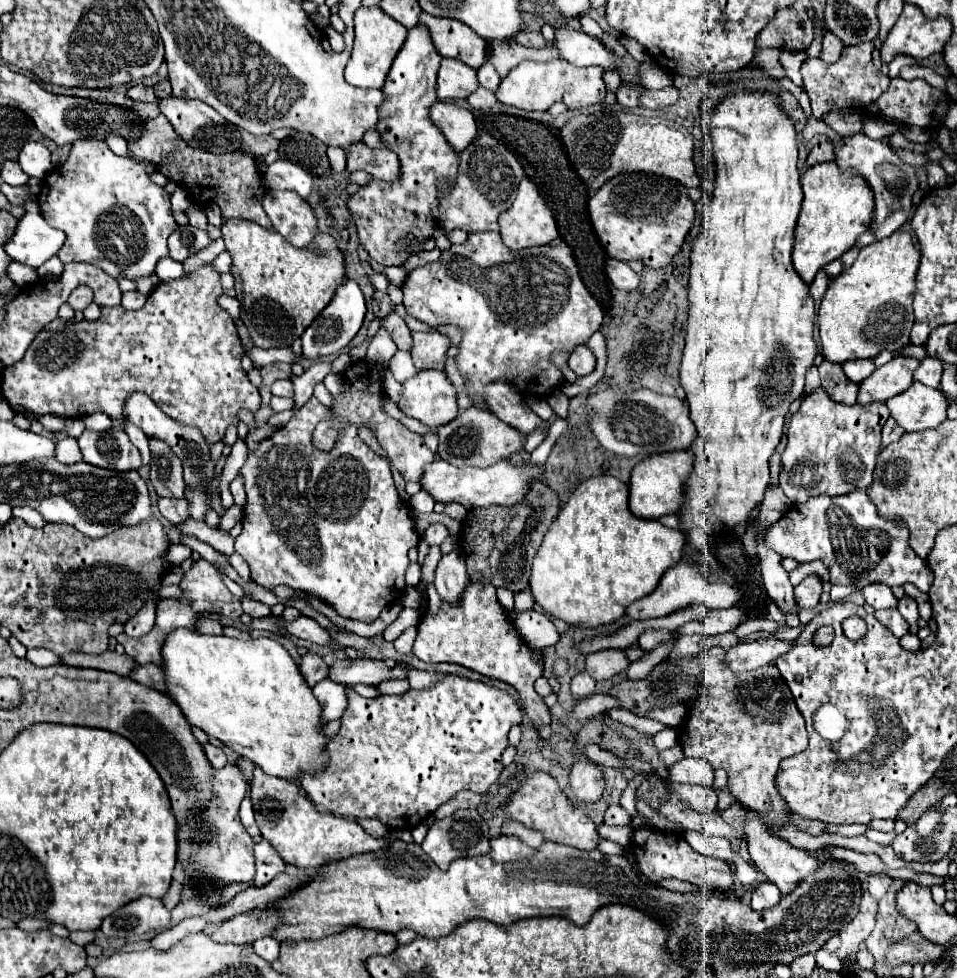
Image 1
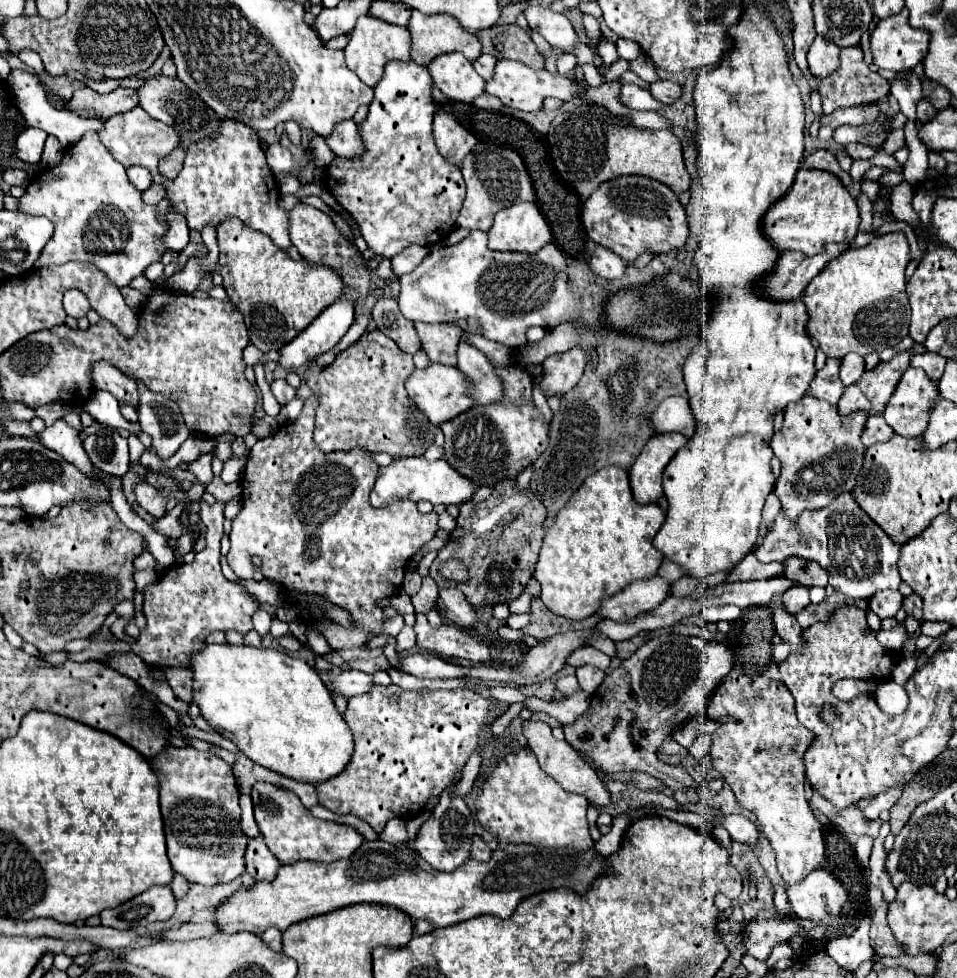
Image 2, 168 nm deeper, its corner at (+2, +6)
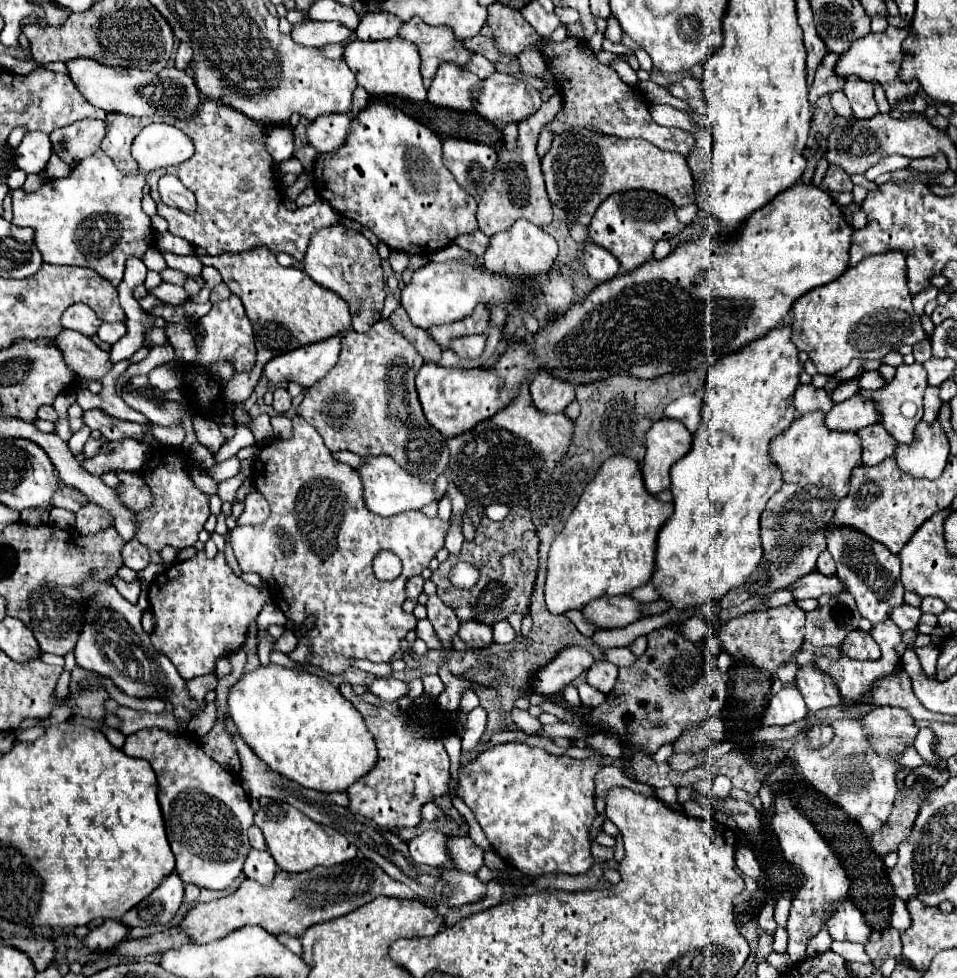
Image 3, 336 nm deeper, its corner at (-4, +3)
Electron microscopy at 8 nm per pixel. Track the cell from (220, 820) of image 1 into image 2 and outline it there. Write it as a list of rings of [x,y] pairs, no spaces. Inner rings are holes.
[[[166,746],[164,752],[148,758],[148,762],[160,782],[160,808],[174,872],[202,886],[216,886],[238,878],[244,872],[248,838],[240,830],[240,792],[232,768],[212,752],[200,752],[192,746]]]

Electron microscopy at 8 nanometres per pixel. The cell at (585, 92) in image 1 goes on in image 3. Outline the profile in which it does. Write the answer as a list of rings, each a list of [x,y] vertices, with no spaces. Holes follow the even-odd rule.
[[[494,73],[482,81],[482,93],[478,95],[476,111],[492,121],[496,127],[504,127],[510,121],[522,121],[540,109],[540,89],[528,81],[506,73]]]

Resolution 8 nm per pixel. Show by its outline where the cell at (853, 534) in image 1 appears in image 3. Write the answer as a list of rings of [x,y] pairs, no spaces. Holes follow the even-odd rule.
[[[834,523],[826,529],[826,545],[836,561],[836,575],[840,581],[846,581],[846,593],[856,599],[860,615],[870,623],[886,621],[890,609],[904,601],[900,557],[890,553],[884,545],[878,545],[878,541],[870,541],[866,533],[858,533],[856,529],[834,529]]]

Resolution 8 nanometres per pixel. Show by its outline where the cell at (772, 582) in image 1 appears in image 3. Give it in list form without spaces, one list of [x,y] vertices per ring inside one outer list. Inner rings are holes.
[[[804,647],[794,655],[796,665],[798,665],[796,685],[804,697],[810,713],[814,713],[816,709],[824,709],[824,707],[842,703],[834,681],[830,681],[830,677],[826,677],[826,673],[822,673],[822,669],[818,669],[818,665],[814,665],[814,657],[816,657],[816,653],[810,649],[804,649]]]

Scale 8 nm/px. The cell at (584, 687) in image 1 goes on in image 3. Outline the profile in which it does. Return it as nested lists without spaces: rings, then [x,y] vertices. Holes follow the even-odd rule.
[[[596,661],[586,673],[588,683],[602,693],[612,691],[612,687],[616,683],[616,677],[618,677],[618,667],[614,663],[608,663],[608,661]]]

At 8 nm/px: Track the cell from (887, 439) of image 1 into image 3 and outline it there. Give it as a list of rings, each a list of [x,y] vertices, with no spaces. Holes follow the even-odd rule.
[[[880,423],[860,429],[858,435],[862,439],[862,463],[864,465],[876,465],[886,457],[892,457],[894,449],[898,447],[894,437],[890,437],[890,433],[886,433],[886,429],[882,429]]]

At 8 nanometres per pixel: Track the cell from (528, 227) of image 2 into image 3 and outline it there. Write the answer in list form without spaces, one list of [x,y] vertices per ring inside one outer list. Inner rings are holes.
[[[518,219],[510,229],[504,229],[490,237],[490,245],[484,253],[484,265],[492,273],[504,273],[510,277],[534,277],[546,273],[556,261],[556,255],[558,255],[558,243],[550,233],[534,225],[532,221]]]

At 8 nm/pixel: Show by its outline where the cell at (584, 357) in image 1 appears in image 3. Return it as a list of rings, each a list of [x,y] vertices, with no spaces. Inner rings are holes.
[[[540,371],[530,381],[532,401],[540,411],[560,413],[574,401],[574,387],[570,383],[556,379],[550,371]]]

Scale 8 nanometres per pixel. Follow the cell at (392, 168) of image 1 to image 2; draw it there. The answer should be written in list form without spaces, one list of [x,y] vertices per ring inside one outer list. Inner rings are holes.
[[[342,120],[340,124],[336,124],[330,136],[326,136],[326,144],[336,156],[342,158],[354,158],[364,152],[364,146],[358,136],[358,128],[352,120]]]

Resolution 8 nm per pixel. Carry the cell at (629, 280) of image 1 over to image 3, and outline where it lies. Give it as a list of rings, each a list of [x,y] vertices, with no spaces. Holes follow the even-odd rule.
[[[588,243],[584,247],[582,261],[586,265],[588,275],[598,283],[604,283],[604,281],[616,277],[620,271],[620,263],[616,261],[616,257],[610,251],[606,251],[594,243]]]

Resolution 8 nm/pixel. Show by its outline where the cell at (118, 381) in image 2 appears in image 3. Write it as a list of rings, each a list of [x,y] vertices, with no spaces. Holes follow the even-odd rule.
[[[64,329],[56,339],[56,345],[62,349],[66,363],[70,369],[78,373],[78,377],[88,381],[102,381],[102,377],[114,367],[110,355],[92,343],[90,337]]]

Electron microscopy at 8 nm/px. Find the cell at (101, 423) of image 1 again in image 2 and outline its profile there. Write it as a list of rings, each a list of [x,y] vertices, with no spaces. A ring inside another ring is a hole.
[[[94,390],[92,398],[86,402],[84,410],[88,414],[92,414],[92,418],[100,424],[108,424],[108,426],[114,426],[114,428],[124,428],[132,434],[140,432],[140,424],[124,420],[120,410],[118,410],[118,400],[104,390]]]

